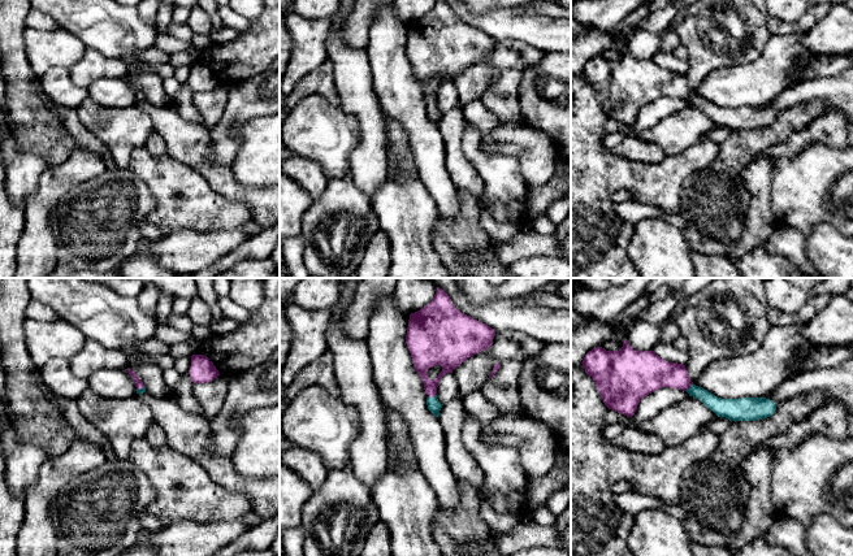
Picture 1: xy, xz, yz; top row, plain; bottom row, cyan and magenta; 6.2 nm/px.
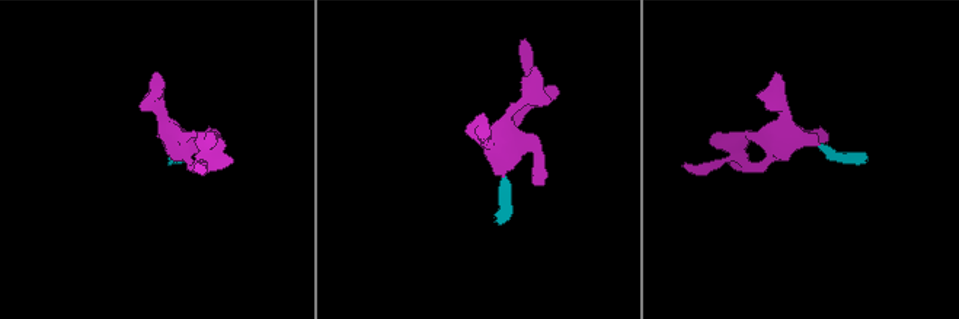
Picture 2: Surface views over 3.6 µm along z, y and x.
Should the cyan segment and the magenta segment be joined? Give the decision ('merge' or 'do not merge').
merge

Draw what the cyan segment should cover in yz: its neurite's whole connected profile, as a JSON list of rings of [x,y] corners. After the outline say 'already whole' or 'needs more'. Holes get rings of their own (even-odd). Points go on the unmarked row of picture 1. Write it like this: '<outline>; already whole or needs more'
[[[627,48],[619,60],[593,57],[581,73],[593,87],[605,114],[627,126],[635,123],[642,107],[662,96],[687,100],[718,126],[731,131],[767,127],[776,120],[776,113],[766,107],[718,107],[692,94],[684,73],[668,71],[654,60],[636,60]]]; needs more

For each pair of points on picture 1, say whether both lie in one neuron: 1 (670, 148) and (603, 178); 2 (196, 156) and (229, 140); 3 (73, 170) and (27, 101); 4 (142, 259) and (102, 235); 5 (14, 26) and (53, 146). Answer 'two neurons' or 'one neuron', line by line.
1: two neurons
2: two neurons
3: two neurons
4: two neurons
5: one neuron

